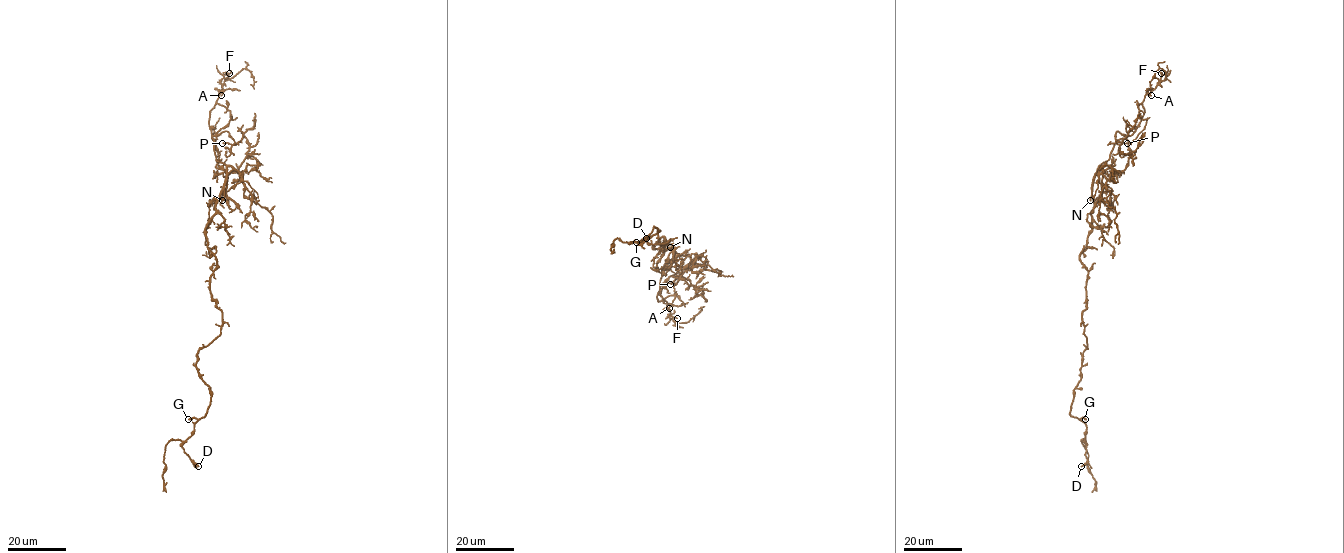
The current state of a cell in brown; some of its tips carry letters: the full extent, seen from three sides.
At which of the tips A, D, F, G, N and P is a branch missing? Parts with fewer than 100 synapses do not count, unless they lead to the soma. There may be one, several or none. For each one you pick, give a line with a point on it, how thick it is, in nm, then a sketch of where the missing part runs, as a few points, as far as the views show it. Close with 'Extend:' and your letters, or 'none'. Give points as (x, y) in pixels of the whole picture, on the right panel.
N: at (1090, 200); 200 nm thick
Extend: N

